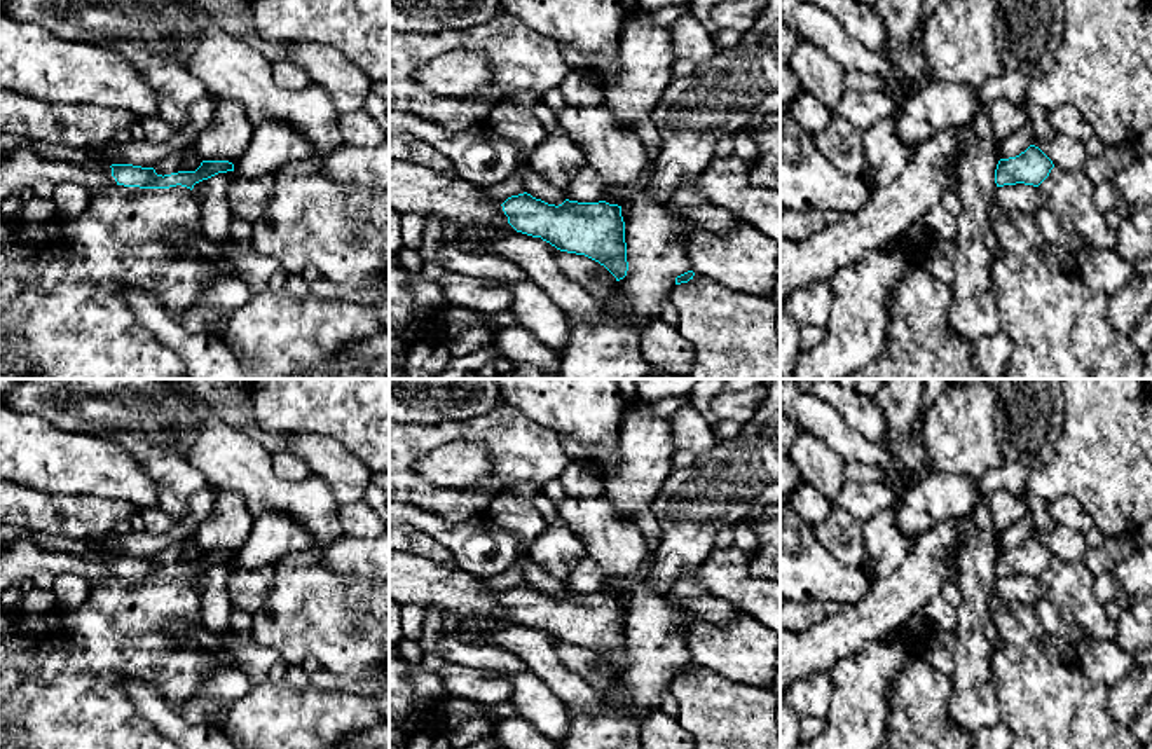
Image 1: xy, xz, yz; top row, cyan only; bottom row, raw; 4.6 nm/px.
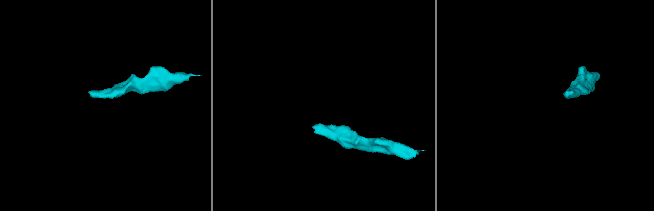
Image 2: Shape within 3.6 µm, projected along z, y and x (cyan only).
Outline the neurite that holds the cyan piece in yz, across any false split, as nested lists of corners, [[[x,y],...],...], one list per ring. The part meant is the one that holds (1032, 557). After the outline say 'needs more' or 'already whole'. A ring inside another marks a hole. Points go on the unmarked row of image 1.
[[[1030,536],[1019,546],[998,552],[995,574],[997,578],[1016,574],[1039,578],[1053,559],[1053,552],[1039,538]]]; already whole

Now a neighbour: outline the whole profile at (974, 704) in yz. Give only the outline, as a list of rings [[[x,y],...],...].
[[[984,501],[958,519],[962,545],[957,564],[963,602],[957,608],[953,697],[950,719],[970,733],[1000,723],[998,698],[993,686],[995,646],[984,637],[984,625],[993,620],[991,592],[997,583],[995,560],[1000,552],[995,522]]]

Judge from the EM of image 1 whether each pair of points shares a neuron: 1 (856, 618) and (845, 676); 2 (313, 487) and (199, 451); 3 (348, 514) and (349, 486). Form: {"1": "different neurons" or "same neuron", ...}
{"1": "different neurons", "2": "same neuron", "3": "different neurons"}

